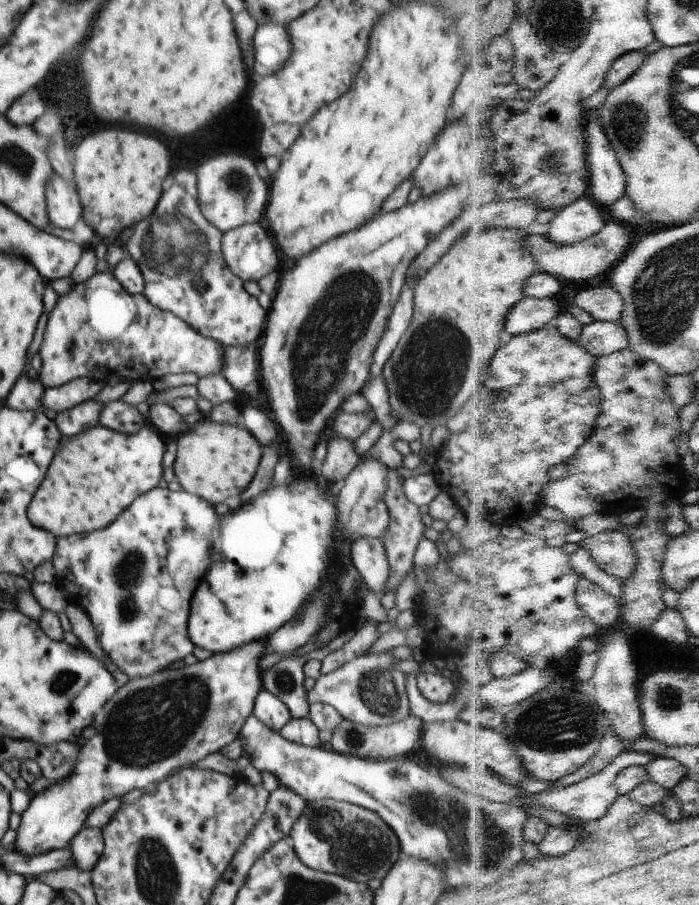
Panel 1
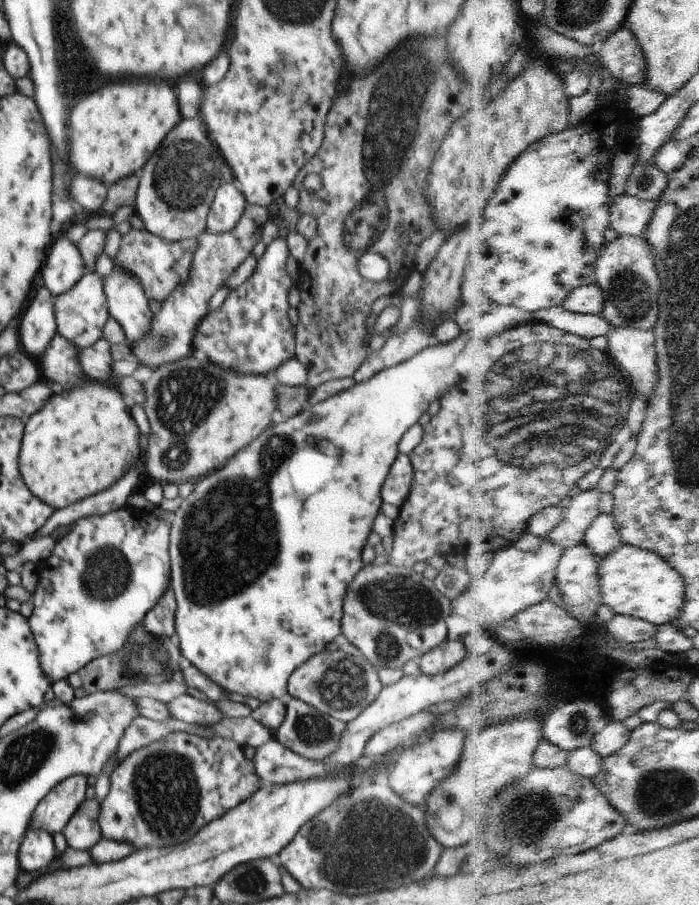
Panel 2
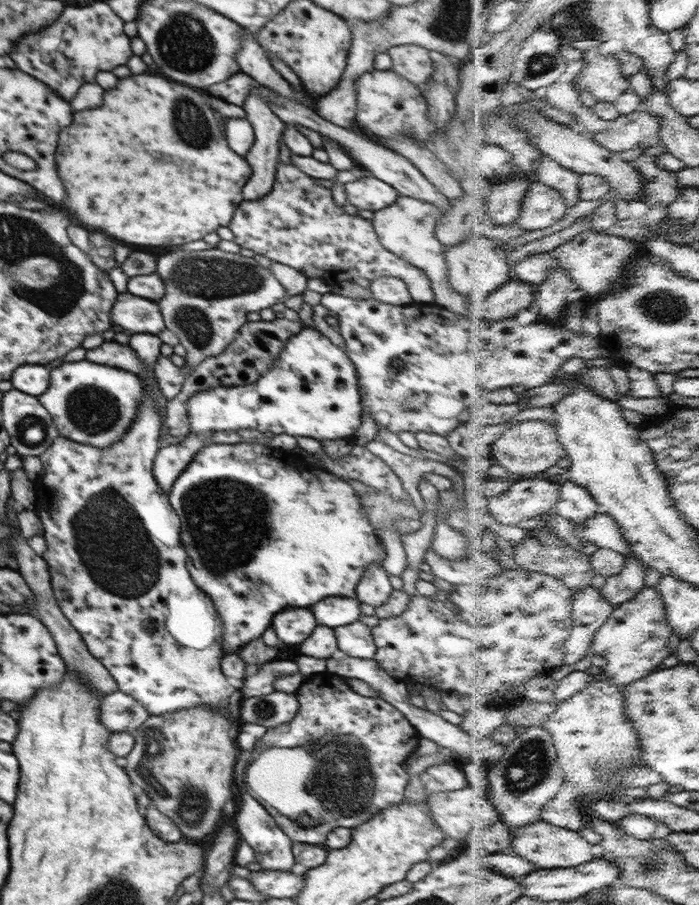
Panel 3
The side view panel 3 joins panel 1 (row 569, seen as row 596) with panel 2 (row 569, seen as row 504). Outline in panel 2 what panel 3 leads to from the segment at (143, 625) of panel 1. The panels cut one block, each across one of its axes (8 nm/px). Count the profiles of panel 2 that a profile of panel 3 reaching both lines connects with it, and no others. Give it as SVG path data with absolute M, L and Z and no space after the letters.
M132 506L114 509L103 515L94 515L79 518L71 524L70 531L54 545L50 556L39 562L38 584L32 593L30 601L34 604L32 615L29 617L29 625L36 641L39 659L42 670L54 684L56 681L67 679L72 673L78 672L92 660L114 653L124 651L128 646L129 636L133 634L137 625L140 625L146 613L155 607L155 604L165 595L167 589L171 588L170 567L171 558L169 555L169 534L171 531L171 520L159 519L153 513L136 509Z

